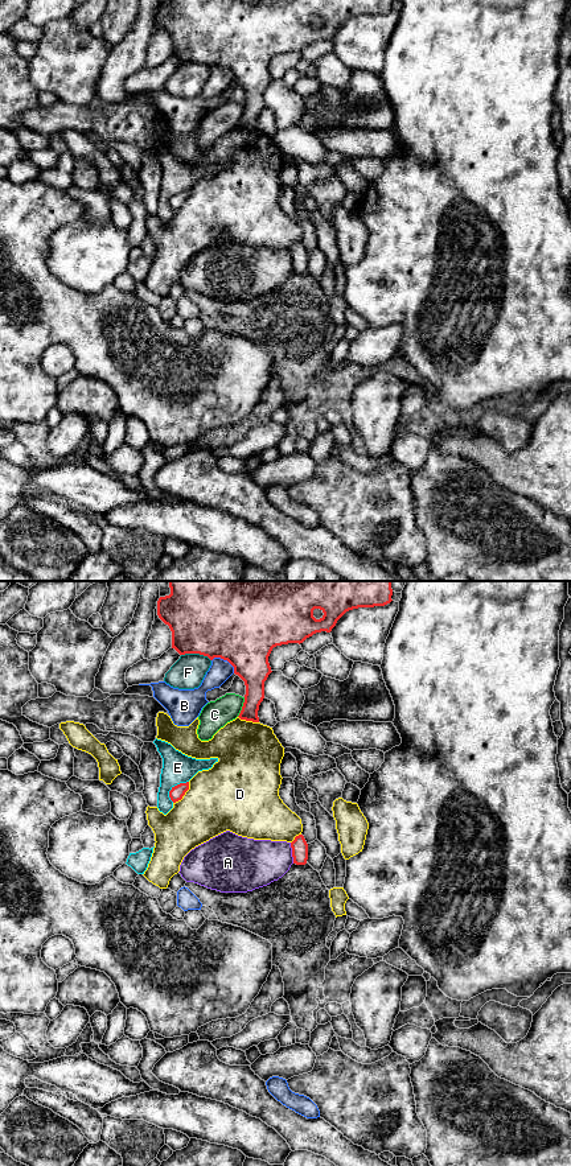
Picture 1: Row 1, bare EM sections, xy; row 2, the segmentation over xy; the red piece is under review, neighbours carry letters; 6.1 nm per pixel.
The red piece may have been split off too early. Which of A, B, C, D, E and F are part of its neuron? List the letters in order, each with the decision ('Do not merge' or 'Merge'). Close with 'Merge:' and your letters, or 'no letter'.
A: Do not merge
B: Do not merge
C: Do not merge
D: Do not merge
E: Do not merge
F: Do not merge
Merge: no letter

